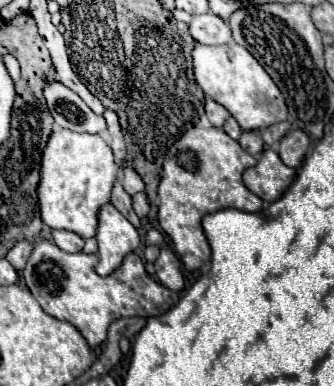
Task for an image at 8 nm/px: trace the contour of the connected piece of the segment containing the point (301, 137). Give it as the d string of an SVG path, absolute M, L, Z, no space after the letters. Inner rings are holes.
M299 129L289 131L279 143L281 161L293 169L301 165L301 159L307 155L307 151L309 151L309 137Z

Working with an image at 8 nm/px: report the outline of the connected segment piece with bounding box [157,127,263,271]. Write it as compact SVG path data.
M193 127L187 131L173 147L169 147L161 181L157 187L159 193L159 225L171 237L173 251L179 255L183 265L193 271L201 263L209 261L211 249L201 229L201 219L207 213L219 209L241 209L241 211L259 211L263 201L255 197L241 181L241 173L247 167L253 167L257 161L251 157L239 141L231 139L223 129L217 127Z

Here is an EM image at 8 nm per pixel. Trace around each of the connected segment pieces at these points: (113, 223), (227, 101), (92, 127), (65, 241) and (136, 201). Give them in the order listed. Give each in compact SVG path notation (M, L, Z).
M105 203L99 209L99 225L95 239L99 243L101 259L95 267L99 275L113 273L121 265L123 257L141 245L137 229L113 207L113 203Z
M235 41L217 47L197 43L193 49L193 71L197 85L205 91L205 95L223 105L237 119L243 131L265 129L287 119L287 105L279 87L257 59Z
M59 81L47 83L43 97L59 127L79 133L99 133L105 129L105 119L95 115L77 93L73 93Z
M53 231L53 243L67 253L79 253L85 245L85 239L73 231Z
M137 193L133 195L133 209L139 217L145 217L149 213L149 201L147 201L147 195L145 193Z

